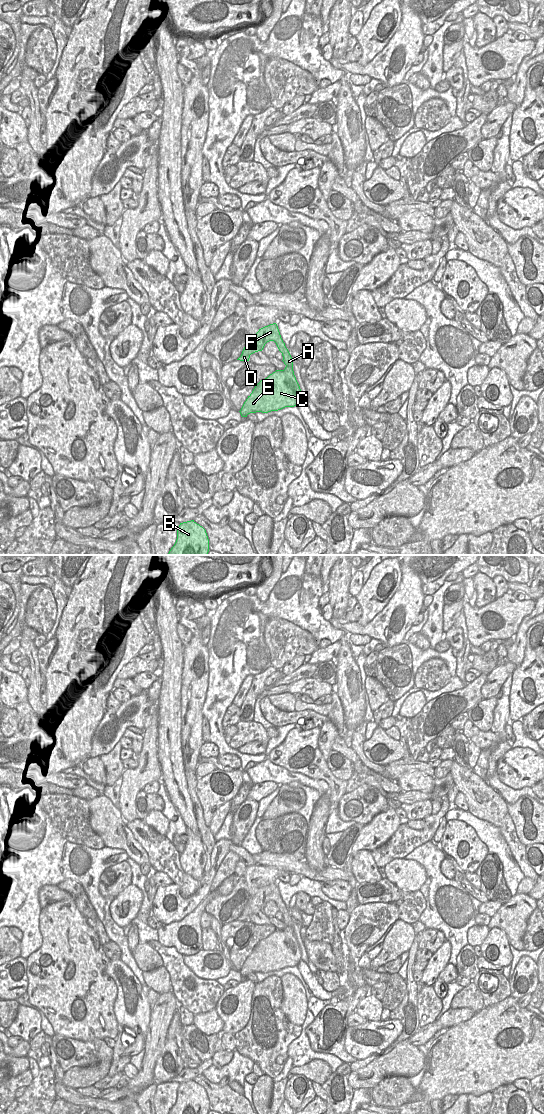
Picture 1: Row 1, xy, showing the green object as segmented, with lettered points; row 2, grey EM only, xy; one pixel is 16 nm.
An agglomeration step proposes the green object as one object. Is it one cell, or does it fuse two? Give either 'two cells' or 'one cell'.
one cell

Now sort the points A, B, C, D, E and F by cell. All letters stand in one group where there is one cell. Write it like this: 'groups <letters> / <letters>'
groups A B C D E F

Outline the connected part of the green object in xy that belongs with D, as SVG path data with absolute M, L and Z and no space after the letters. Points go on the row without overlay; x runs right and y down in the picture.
M276 883L259 889L251 896L237 920L249 921L250 915L262 911L269 901L276 903L286 927L284 930L276 930L255 946L239 971L242 977L247 977L250 973L268 973L285 967L294 967L301 961L301 949L293 931L293 919Z

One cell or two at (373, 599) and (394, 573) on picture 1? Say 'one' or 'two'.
one

